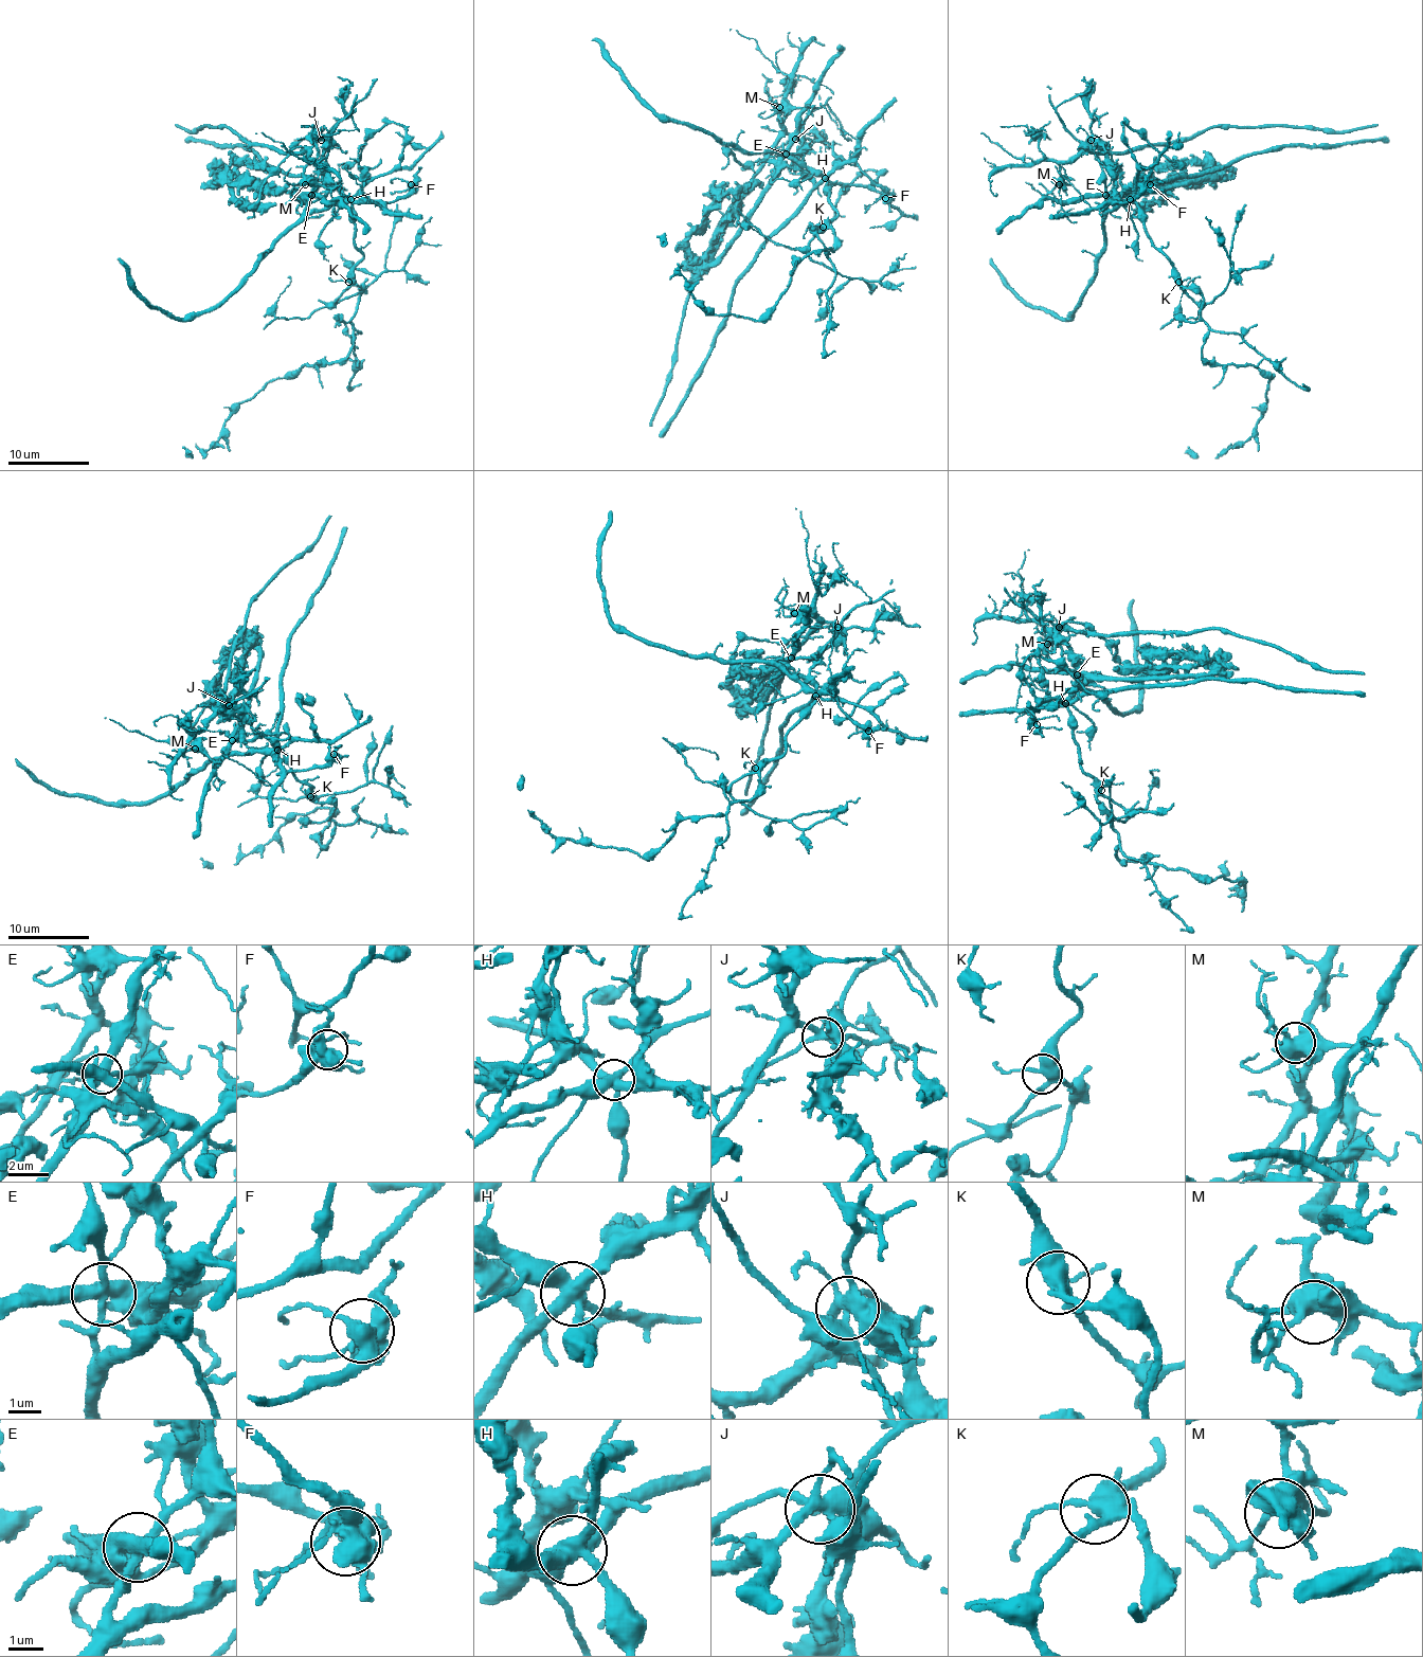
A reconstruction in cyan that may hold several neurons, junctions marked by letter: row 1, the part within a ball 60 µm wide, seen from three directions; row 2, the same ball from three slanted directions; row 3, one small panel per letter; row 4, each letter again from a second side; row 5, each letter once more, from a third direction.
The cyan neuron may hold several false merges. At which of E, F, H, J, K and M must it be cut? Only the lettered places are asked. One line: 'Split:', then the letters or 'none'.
Split: E, H, J

